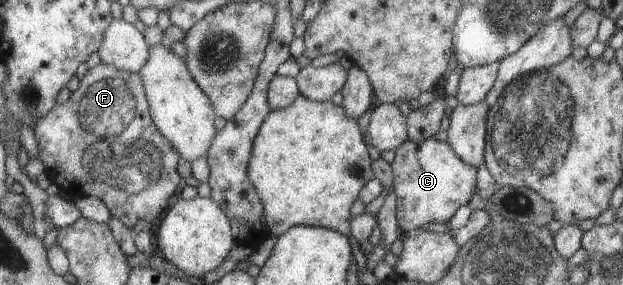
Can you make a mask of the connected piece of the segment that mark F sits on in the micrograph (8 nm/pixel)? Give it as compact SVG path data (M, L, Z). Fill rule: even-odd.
M101 62L88 68L76 90L69 93L62 104L56 103L34 132L39 143L39 159L46 163L51 183L72 200L84 196L100 199L126 228L131 229L138 220L152 223L169 205L168 201L180 183L176 171L179 152L155 127L143 91L142 77L137 72L115 69Z

